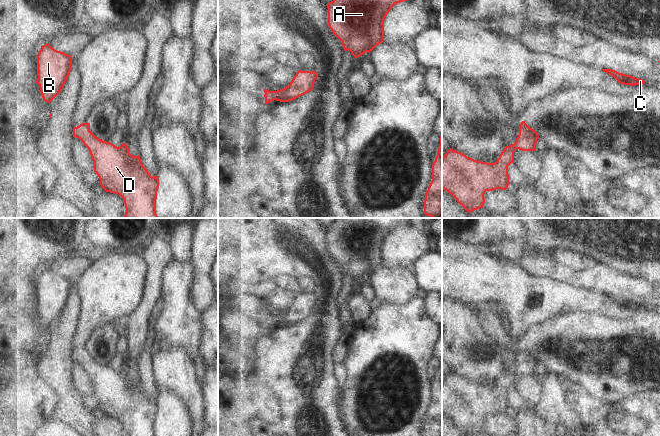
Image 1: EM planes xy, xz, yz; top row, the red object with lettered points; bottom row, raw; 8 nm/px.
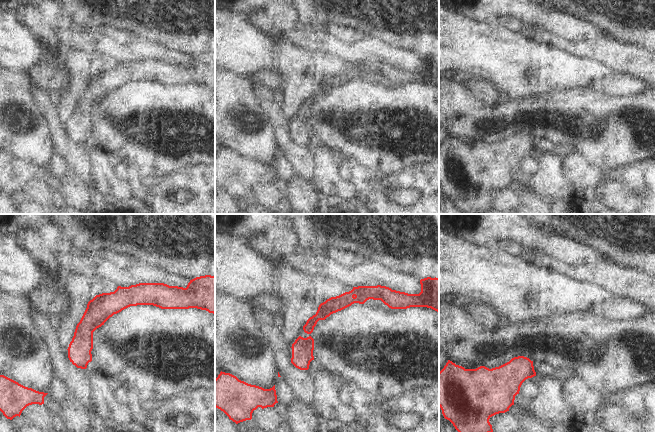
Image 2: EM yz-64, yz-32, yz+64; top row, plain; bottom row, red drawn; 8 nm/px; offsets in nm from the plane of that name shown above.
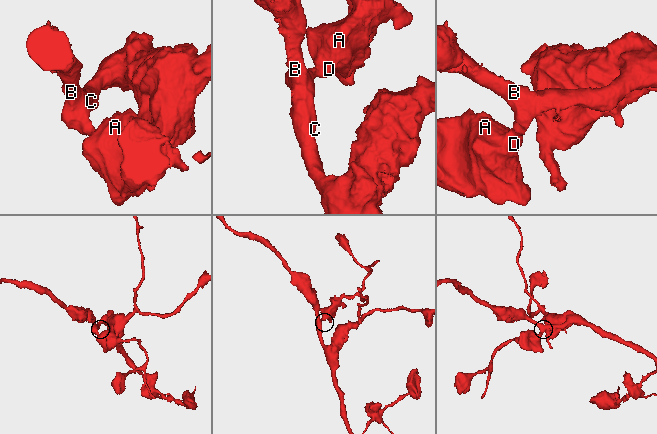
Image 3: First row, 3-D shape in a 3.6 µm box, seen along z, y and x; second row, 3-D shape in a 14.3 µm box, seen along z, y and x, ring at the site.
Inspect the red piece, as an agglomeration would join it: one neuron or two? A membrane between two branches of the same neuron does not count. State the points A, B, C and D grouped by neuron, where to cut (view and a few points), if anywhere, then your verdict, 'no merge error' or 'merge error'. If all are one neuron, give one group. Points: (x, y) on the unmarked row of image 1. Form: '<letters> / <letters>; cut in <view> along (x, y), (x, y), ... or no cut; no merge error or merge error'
A B C D; no cut; no merge error

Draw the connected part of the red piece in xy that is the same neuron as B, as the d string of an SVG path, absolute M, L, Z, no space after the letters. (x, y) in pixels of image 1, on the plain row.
M49 267L37 279L37 304L42 322L49 327L60 317L71 295L70 279L57 275Z

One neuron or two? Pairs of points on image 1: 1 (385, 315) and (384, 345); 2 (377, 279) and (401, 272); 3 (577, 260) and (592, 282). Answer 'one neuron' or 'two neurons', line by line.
1: one neuron
2: one neuron
3: two neurons

